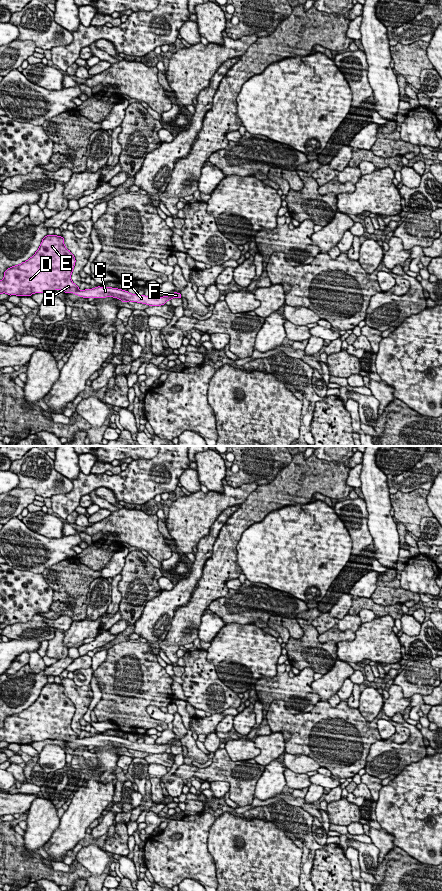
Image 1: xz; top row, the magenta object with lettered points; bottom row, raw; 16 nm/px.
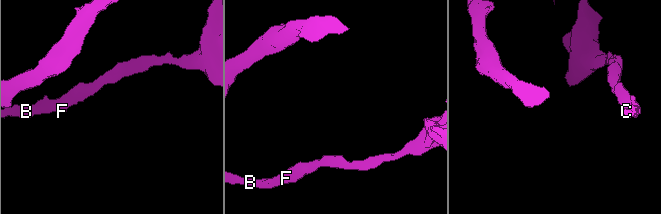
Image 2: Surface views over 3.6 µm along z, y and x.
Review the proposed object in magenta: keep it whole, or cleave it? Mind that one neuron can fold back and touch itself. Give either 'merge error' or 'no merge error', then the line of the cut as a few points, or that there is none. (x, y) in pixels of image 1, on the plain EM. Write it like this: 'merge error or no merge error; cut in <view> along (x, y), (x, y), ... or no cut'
merge error; cut in xz along (77, 737), (73, 740)

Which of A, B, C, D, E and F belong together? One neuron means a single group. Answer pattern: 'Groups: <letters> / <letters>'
Groups: A D E / B C F

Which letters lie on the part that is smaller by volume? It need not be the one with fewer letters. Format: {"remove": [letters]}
{"remove": ["B", "C", "F"]}

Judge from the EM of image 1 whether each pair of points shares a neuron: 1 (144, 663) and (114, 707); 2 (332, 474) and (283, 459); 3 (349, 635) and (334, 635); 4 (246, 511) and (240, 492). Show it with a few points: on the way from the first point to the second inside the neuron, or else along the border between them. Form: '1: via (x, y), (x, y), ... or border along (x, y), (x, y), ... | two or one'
1: via (133, 674), (121, 686), (121, 696) | one
2: border along (292, 461), (288, 464) | two
3: via (345, 635), (338, 635) | one
4: border along (251, 492), (238, 504) | two

